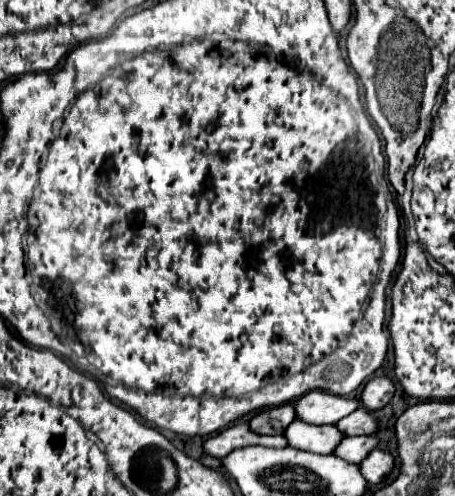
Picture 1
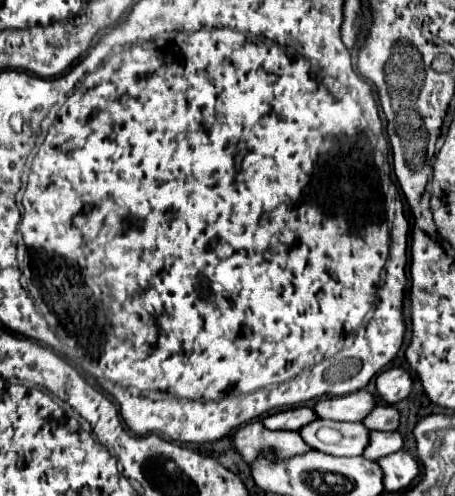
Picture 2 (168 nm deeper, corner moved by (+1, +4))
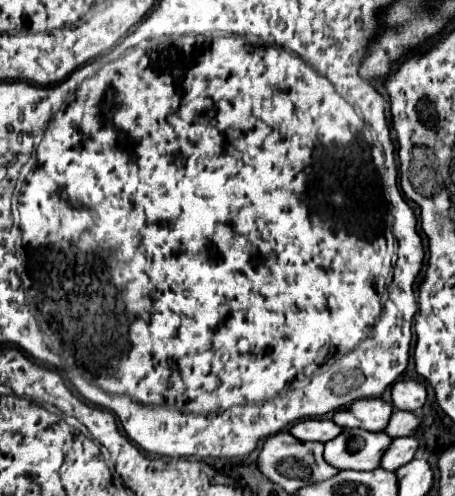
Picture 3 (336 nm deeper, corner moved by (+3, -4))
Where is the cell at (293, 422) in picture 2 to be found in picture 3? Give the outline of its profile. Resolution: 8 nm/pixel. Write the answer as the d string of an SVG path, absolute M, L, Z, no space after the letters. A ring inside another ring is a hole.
M322 418L322 420L302 420L294 426L288 428L292 436L296 436L298 440L310 440L310 442L328 442L332 438L336 438L340 432L344 432L344 428L340 428L338 424L334 424L330 418Z

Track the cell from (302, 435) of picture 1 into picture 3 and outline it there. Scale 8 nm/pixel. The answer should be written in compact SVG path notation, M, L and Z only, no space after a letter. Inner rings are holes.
M346 430L324 444L324 458L340 470L374 470L380 466L380 456L388 450L392 438L384 432Z

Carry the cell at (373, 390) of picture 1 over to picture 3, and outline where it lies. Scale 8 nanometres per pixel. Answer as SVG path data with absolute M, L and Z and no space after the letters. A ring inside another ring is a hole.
M404 380L392 386L392 402L396 410L418 410L424 406L426 396L426 388L416 380Z

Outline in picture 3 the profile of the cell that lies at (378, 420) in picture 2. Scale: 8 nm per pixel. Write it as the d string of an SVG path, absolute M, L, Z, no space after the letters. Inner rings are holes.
M396 410L392 414L390 424L386 426L386 434L392 438L400 438L400 436L414 436L414 432L418 430L418 426L422 424L422 416L416 416L414 412L400 412Z

